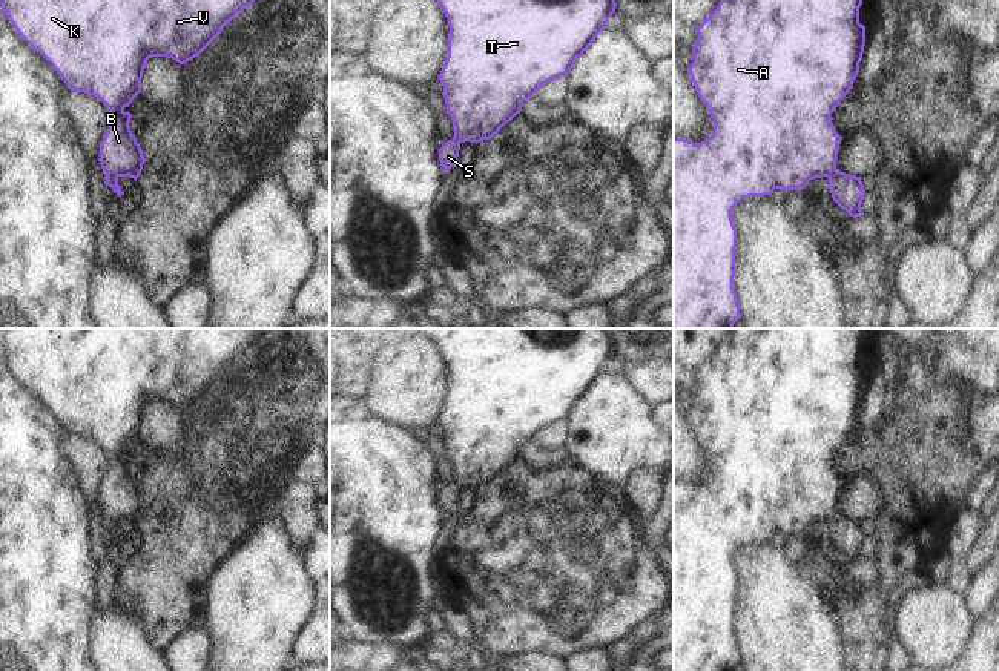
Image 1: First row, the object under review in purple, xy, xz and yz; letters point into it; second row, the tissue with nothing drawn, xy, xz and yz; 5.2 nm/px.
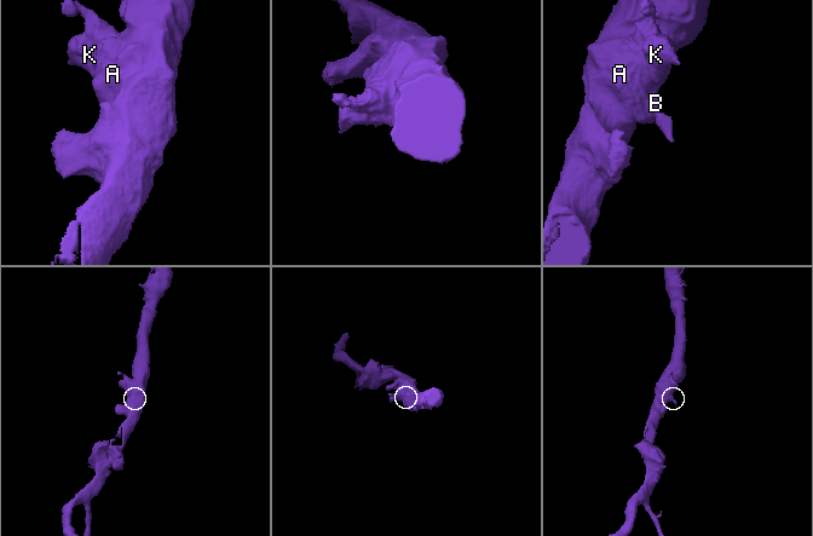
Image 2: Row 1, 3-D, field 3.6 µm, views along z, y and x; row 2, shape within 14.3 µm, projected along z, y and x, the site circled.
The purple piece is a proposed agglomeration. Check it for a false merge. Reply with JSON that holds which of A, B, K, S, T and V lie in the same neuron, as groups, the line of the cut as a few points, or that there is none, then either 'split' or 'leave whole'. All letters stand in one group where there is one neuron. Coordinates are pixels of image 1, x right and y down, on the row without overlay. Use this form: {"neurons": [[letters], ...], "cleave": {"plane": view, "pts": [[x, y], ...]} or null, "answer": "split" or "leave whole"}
{"neurons": [["A", "B", "K", "S", "T", "V"]], "cleave": null, "answer": "leave whole"}

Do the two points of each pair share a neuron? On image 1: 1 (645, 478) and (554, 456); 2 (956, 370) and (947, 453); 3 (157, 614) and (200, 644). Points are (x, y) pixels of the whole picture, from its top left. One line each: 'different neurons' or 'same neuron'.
1: different neurons
2: different neurons
3: different neurons

